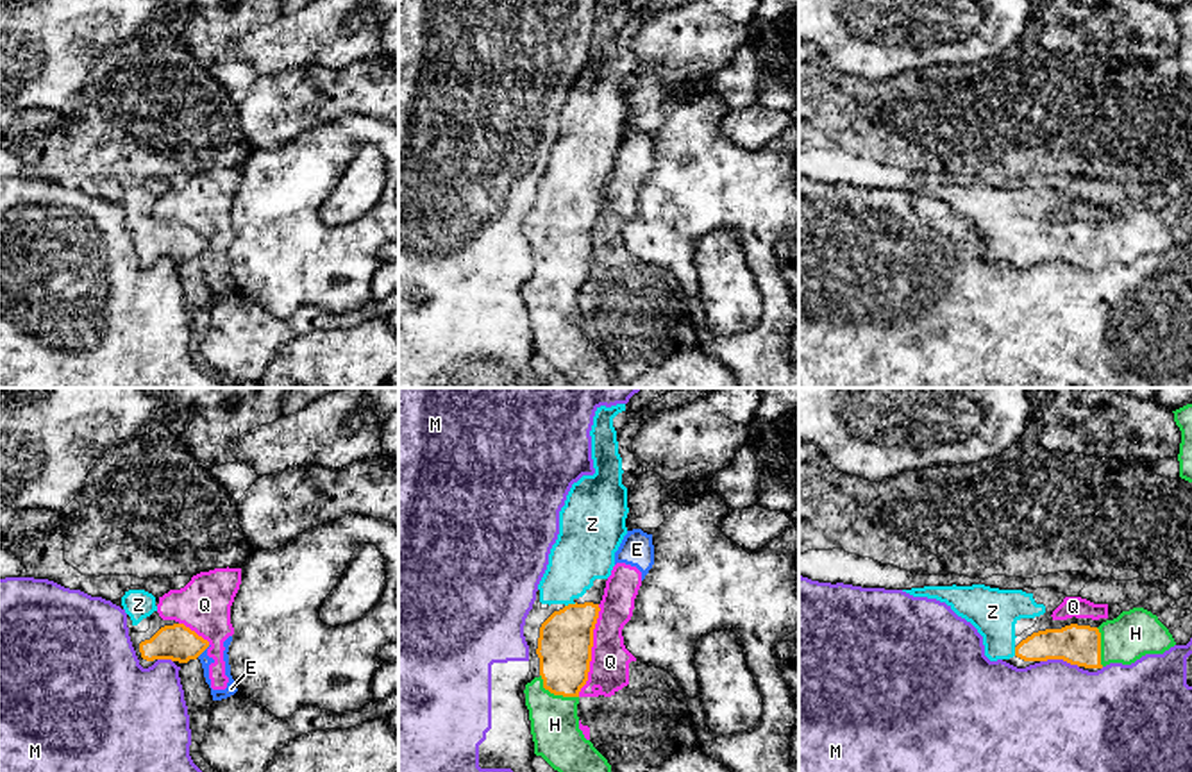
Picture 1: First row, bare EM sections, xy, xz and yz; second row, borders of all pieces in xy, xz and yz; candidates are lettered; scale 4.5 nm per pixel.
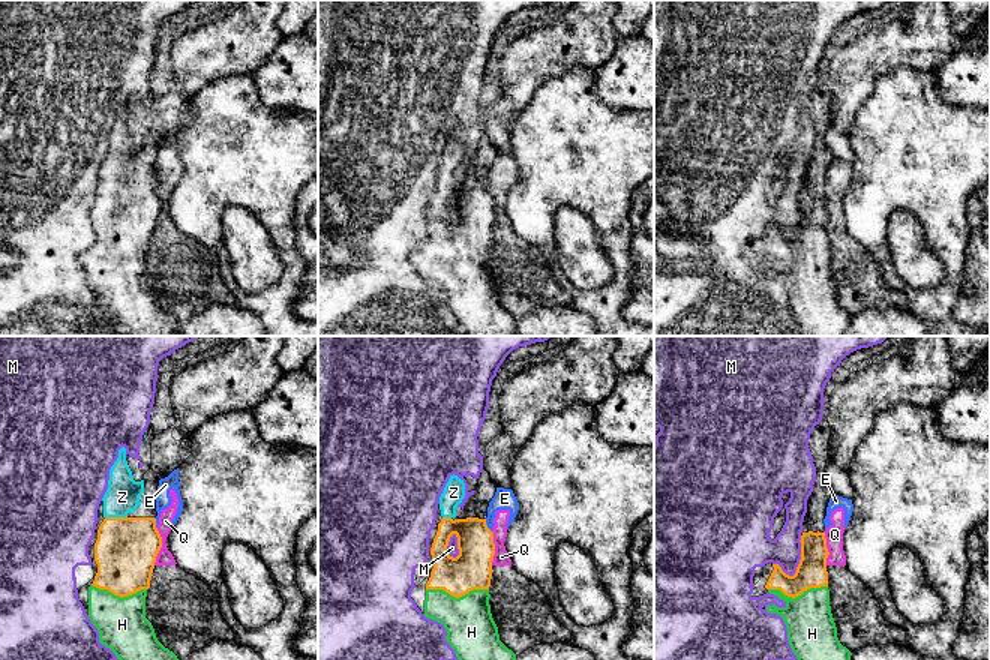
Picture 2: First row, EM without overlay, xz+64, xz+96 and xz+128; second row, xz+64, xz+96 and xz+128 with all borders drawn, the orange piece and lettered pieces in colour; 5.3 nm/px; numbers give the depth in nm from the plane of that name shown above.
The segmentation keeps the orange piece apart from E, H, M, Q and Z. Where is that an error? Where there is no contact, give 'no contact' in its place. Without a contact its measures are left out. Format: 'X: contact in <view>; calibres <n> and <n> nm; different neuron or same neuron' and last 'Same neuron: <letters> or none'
E: contact in xy; calibres 160 and 50 nm; different neuron
H: contact in xz; calibres 240 and 220 nm; same neuron
M: contact in yz; calibres 180 and 480 nm; different neuron
Q: contact in xz; calibres 240 and 180 nm; different neuron
Z: contact in xz; calibres 240 and 280 nm; same neuron
Same neuron: H, Z

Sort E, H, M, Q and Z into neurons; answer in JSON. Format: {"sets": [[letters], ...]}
{"sets": [["E", "Q"], ["H", "Z"], ["M"]]}

